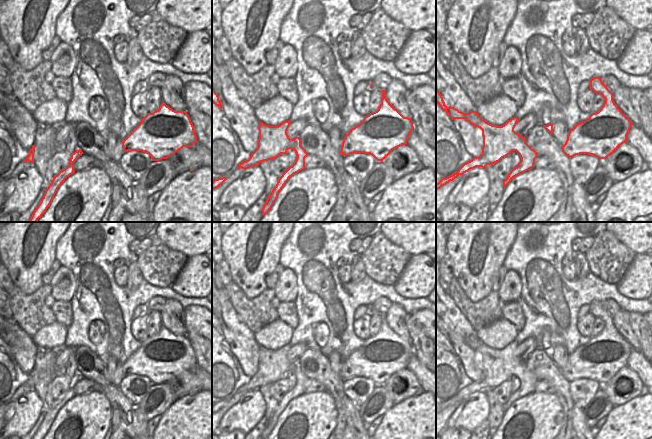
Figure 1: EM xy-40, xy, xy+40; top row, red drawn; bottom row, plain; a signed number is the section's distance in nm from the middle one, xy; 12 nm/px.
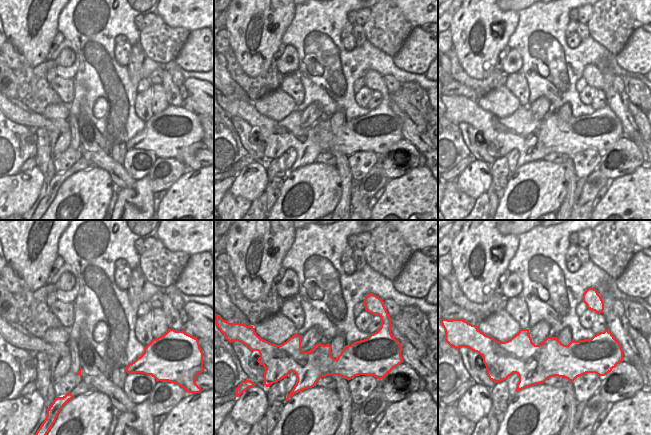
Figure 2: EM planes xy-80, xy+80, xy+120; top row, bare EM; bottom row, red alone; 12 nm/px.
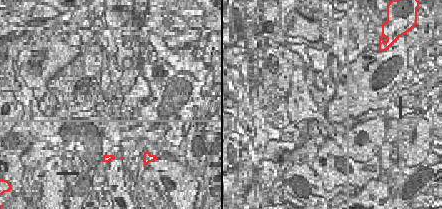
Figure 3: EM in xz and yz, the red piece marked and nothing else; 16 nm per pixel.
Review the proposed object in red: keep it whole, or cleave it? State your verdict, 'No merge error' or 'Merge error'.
No merge error

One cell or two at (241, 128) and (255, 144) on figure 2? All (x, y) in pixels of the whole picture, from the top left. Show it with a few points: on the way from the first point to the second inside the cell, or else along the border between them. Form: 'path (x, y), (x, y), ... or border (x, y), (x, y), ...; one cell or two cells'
path (243, 132), (251, 142); one cell

